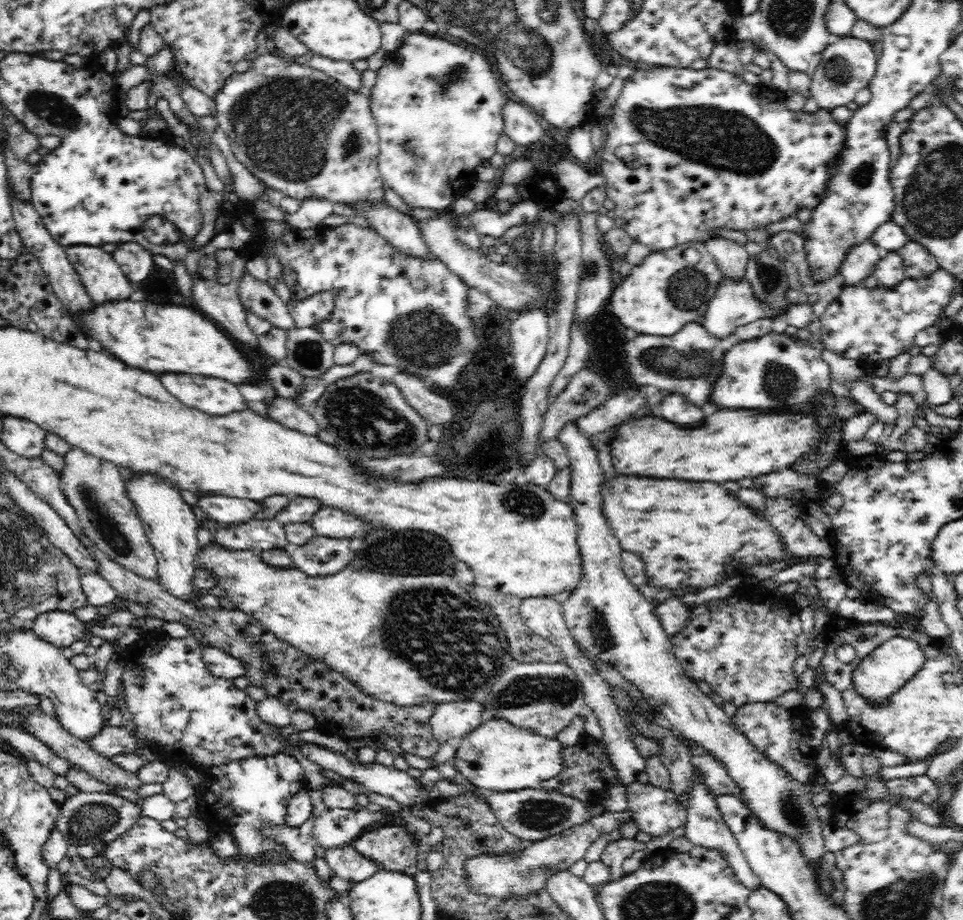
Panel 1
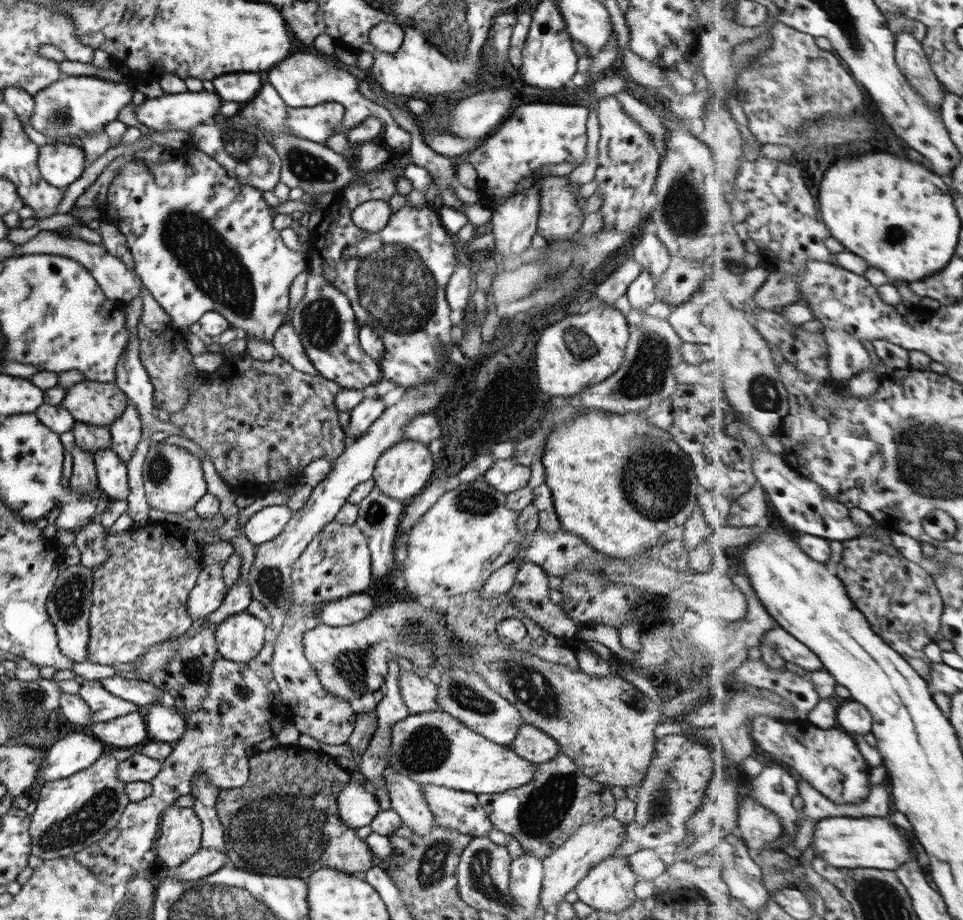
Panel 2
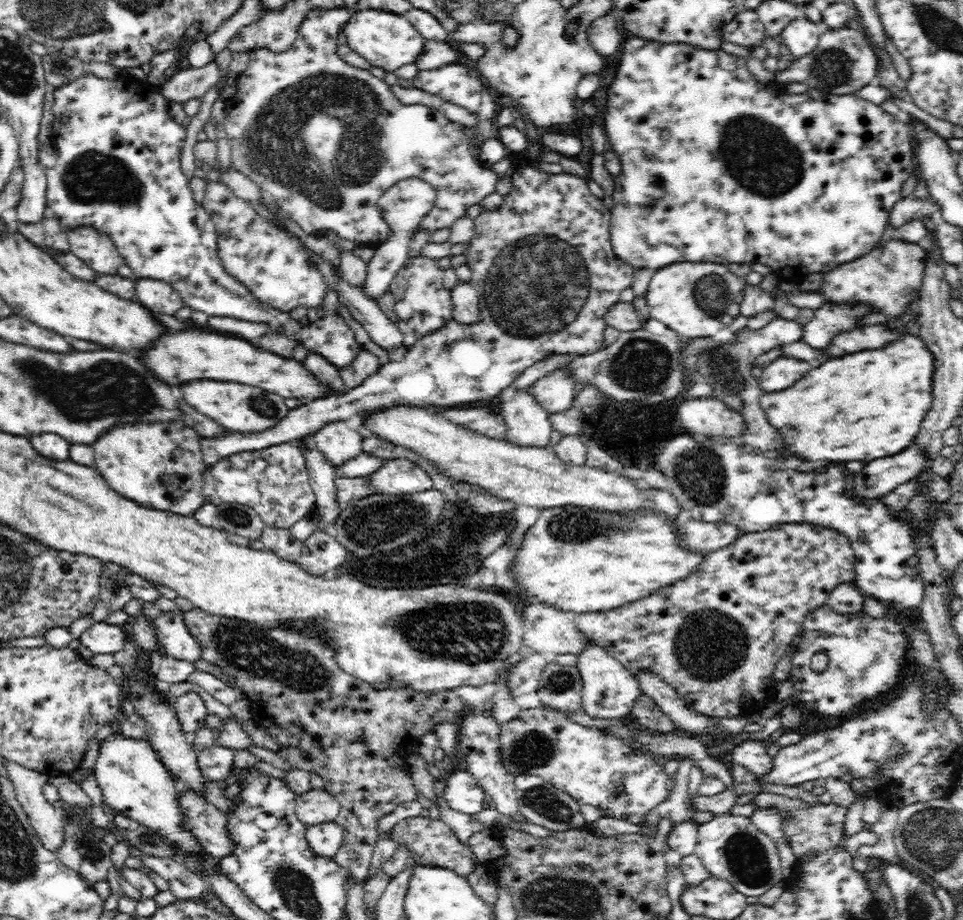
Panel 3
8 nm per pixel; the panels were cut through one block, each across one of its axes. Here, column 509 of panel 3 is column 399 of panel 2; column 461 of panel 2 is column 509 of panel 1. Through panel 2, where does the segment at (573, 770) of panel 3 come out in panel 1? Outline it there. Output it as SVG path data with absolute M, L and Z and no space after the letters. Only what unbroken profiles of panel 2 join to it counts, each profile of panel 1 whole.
M487 718L478 728L457 741L454 764L460 778L485 791L534 789L564 770L560 755L563 747L556 738L520 729L502 718Z

